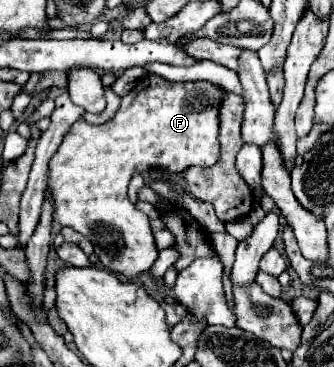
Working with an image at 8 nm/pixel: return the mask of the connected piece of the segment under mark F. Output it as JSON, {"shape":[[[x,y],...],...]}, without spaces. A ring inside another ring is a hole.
{"shape":[[[154,73],[138,81],[138,85],[122,97],[120,109],[104,125],[90,125],[84,119],[78,119],[76,125],[64,135],[60,149],[52,155],[48,163],[48,185],[44,197],[52,203],[52,221],[62,227],[72,227],[94,245],[94,253],[100,257],[102,265],[114,273],[122,273],[128,279],[134,279],[140,273],[146,273],[158,257],[154,245],[154,235],[148,223],[148,217],[138,211],[128,199],[128,183],[132,171],[146,169],[166,169],[166,171],[184,171],[192,165],[210,167],[218,161],[218,107],[222,89],[214,87],[208,81],[190,81],[190,83],[172,83]]]}

